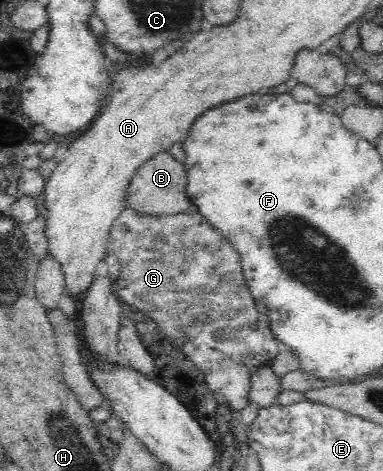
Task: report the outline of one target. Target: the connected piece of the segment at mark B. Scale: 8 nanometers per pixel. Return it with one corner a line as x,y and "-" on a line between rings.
158,152
148,158
132,176
124,198
127,206
140,214
180,214
191,205
187,195
187,175
182,162
169,152

